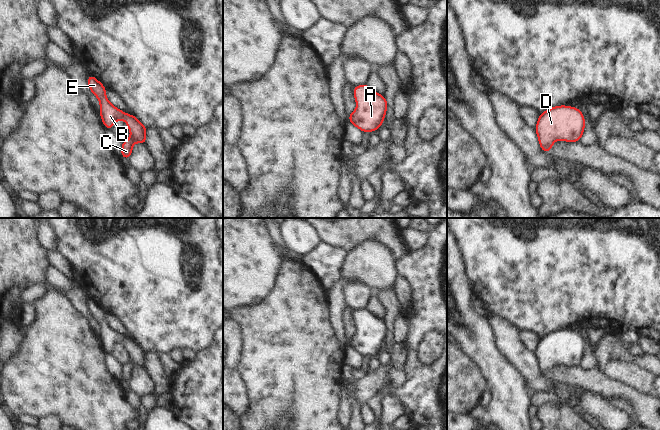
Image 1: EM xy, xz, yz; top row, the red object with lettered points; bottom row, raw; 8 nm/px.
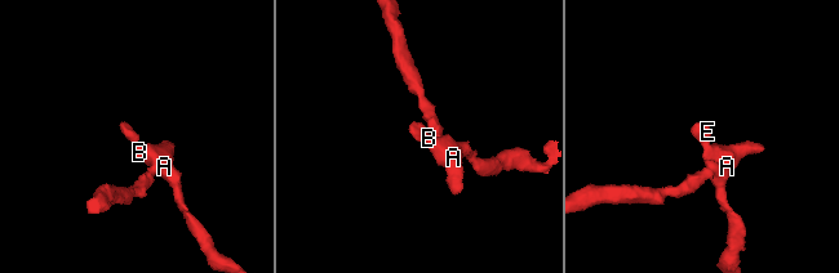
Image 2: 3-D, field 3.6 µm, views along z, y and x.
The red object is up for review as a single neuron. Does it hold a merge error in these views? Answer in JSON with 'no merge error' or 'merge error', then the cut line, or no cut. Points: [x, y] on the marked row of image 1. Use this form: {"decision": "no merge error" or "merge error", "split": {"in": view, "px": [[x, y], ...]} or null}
{"decision": "no merge error", "split": null}

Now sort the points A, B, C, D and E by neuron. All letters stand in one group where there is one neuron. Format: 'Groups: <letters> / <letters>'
Groups: A B C D E.

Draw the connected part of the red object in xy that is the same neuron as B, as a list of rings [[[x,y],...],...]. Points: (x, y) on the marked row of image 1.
[[[88,74],[87,79],[91,92],[100,100],[100,116],[106,130],[112,130],[115,121],[118,119],[122,119],[127,123],[132,137],[122,142],[120,156],[128,160],[132,155],[134,142],[147,144],[147,128],[134,115],[129,115],[113,106],[105,95],[106,87],[93,75]]]

